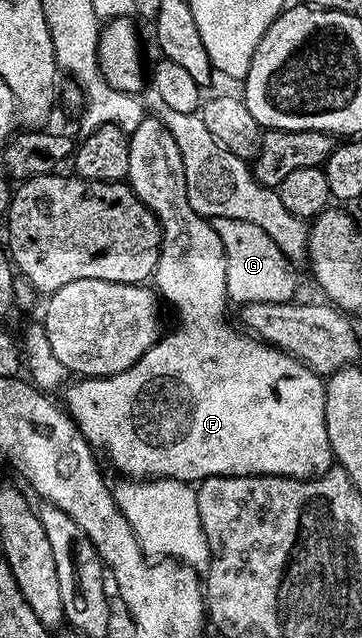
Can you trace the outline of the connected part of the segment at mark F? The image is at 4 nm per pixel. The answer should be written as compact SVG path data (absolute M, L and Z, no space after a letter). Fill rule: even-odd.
M146 116L135 128L135 132L129 135L129 163L127 164L127 179L129 187L139 196L144 206L149 206L151 212L159 220L161 225L161 251L159 252L159 264L155 268L151 279L157 294L170 302L177 309L177 318L181 323L174 334L167 333L157 339L157 342L147 352L140 356L135 364L131 364L129 370L119 372L117 375L107 375L105 378L78 377L70 381L64 387L64 409L70 418L83 432L83 436L89 441L98 455L109 457L109 462L115 469L129 480L148 480L151 478L174 478L180 482L199 484L205 478L215 476L259 476L270 474L271 476L283 476L284 478L299 478L308 480L316 478L327 468L327 443L324 422L325 382L322 375L317 374L309 366L294 358L287 351L277 346L269 345L244 329L235 327L229 323L228 310L231 309L229 293L227 292L227 260L223 252L223 240L219 236L216 225L210 219L203 217L187 200L187 175L183 172L183 156L179 153L179 144L175 144L175 136L167 132L167 128L157 118Z

